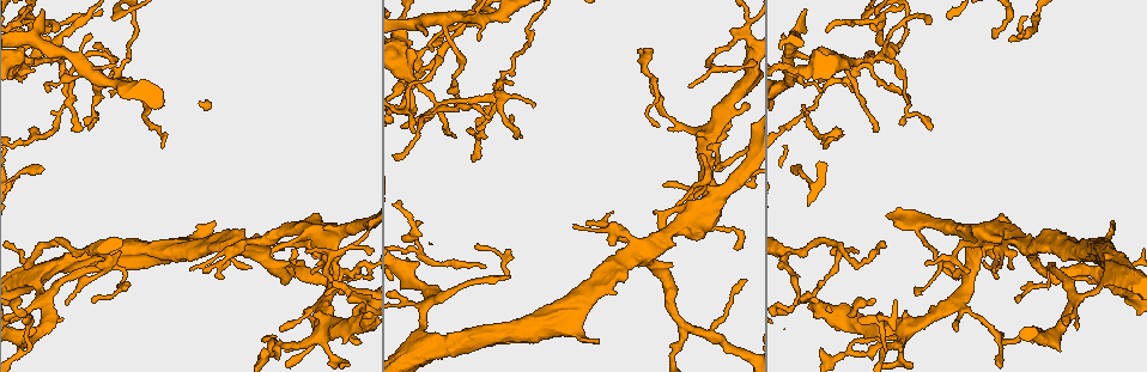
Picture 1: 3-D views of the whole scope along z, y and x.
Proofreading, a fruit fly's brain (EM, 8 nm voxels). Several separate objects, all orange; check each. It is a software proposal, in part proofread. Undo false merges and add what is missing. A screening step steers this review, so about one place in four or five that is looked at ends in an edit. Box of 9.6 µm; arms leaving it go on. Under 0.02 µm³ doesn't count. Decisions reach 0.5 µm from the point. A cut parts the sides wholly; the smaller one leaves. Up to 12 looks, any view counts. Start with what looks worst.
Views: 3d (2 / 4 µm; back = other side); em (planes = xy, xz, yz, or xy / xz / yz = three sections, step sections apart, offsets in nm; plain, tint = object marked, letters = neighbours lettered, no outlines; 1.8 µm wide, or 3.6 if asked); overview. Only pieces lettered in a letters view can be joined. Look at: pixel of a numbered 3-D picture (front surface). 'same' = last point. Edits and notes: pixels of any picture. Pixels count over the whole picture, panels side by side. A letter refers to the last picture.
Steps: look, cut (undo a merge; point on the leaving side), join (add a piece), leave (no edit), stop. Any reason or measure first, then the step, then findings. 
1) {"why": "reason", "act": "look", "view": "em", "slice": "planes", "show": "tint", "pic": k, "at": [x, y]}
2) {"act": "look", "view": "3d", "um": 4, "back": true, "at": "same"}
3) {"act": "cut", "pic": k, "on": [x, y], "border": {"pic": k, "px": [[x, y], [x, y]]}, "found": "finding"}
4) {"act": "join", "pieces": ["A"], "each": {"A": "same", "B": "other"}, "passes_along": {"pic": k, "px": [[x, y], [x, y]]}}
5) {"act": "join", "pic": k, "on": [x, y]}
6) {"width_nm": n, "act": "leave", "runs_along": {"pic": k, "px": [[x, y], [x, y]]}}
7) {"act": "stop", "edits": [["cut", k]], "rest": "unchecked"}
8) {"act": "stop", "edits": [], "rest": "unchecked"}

{"why": "abrupt turn", "act": "look", "view": "em", "slice": "planes", "show": "tint", "pic": 1, "at": [41, 295]}

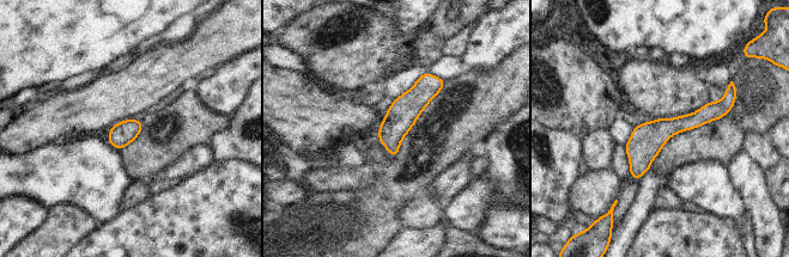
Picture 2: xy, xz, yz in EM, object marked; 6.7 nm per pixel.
{"why": "see the neighbours", "act": "look", "view": "em", "slice": "planes", "show": "letters", "at": "same"}

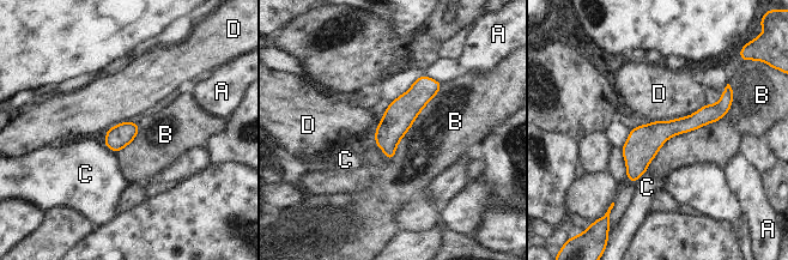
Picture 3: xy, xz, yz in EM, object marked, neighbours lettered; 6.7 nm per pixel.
{"width_nm": 160, "act": "leave", "each": {"A": "other", "B": "other", "C": "other", "D": "other"}, "border": {"pic": 3, "px": [[679, 116], [672, 120], [653, 121]]}, "found": "continuous, no second neuron"}

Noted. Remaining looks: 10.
{"why": "looks like a crossing", "act": "look", "view": "em", "slice": "xy", "step": 8, "show": "tint", "pic": 1, "at": [320, 328]}

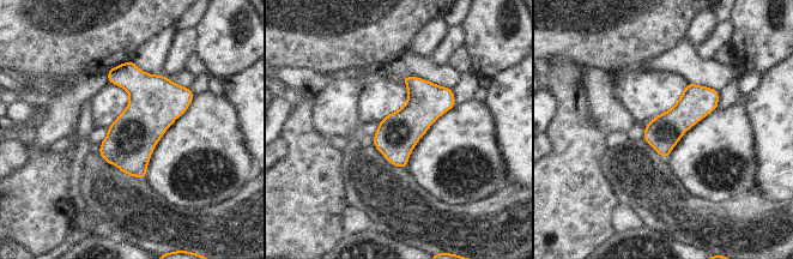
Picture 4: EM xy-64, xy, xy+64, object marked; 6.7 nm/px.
{"why": "another direction", "act": "look", "view": "em", "slice": "planes", "show": "letters", "at": "same"}

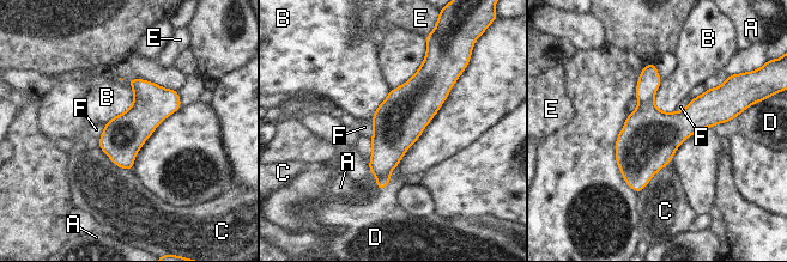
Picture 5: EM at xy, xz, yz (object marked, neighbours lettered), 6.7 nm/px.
{"act": "leave", "each": {"A": "other", "B": "other", "C": "other", "D": "other", "E": "other", "F": "other"}, "runs_along": {"pic": 5, "px": [[430, 67], [380, 186]]}, "found": "one neuron here"}

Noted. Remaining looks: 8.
{"why": "looks like a crossing", "act": "look", "view": "3d", "um": 2, "pic": 1, "at": [710, 205]}

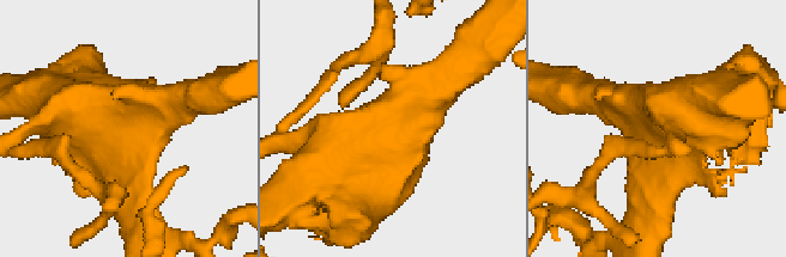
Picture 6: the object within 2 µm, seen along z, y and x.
{"act": "look", "view": "em", "slice": "planes", "show": "letters", "pic": 6, "at": [398, 129]}

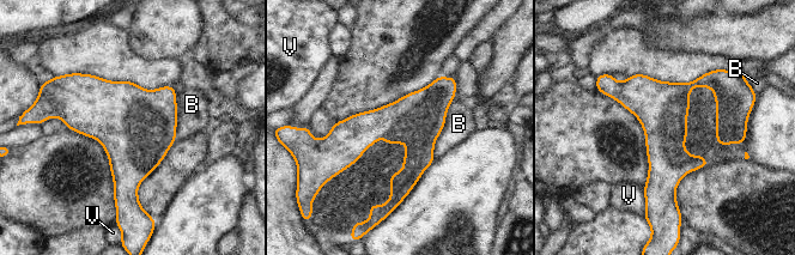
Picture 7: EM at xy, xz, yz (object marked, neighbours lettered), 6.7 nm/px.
{"width_nm": 360, "act": "leave", "each": {"B": "other", "V": "other"}, "runs_along": {"pic": 7, "px": [[606, 90], [711, 83], [740, 119]]}, "found": "one neuron here"}

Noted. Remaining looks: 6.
{"why": "three arms meet", "act": "look", "view": "3d", "um": 2, "pic": 1, "at": [807, 297]}

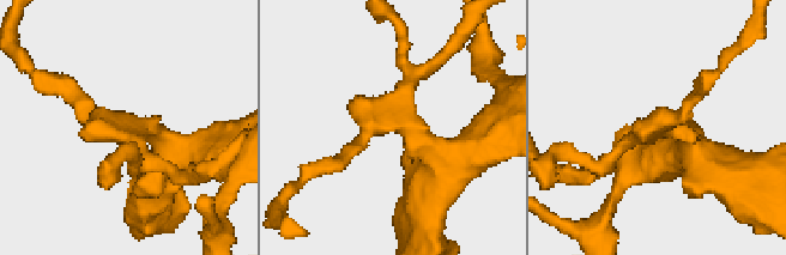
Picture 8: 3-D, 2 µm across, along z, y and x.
{"act": "look", "view": "em", "slice": "planes", "show": "letters", "pic": 8, "at": [659, 131]}

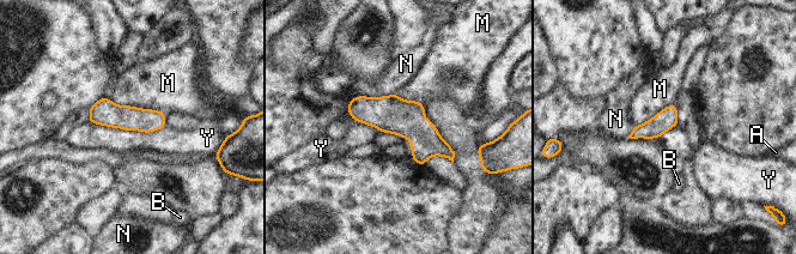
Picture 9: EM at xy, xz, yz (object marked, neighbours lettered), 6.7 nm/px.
{"act": "leave", "each": {"A": "other", "B": "other", "M": "other", "N": "other", "Y": "other"}, "runs_along": {"pic": 9, "px": [[351, 104], [403, 118], [451, 155]]}, "found": "continuous, no second neuron"}

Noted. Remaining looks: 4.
{"why": "thick turns thin", "act": "look", "view": "em", "slice": "planes", "show": "letters", "pic": 1, "at": [799, 69]}

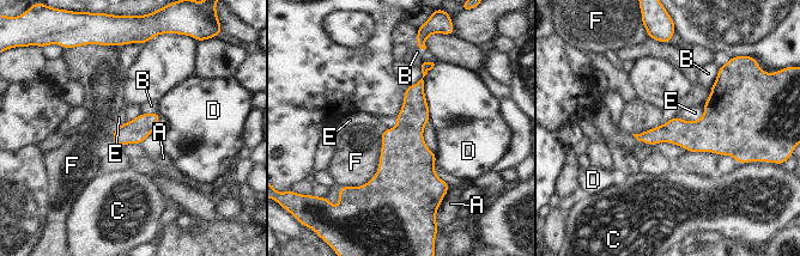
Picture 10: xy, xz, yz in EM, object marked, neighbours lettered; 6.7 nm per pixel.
{"act": "leave", "each": {"A": "other", "B": "other", "C": "other", "D": "other", "E": "other", "F": "other"}, "border": {"pic": 10, "px": [[704, 103], [697, 120], [676, 116]]}, "found": "one neuron here"}

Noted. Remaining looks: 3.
{"act": "stop", "edits": [], "rest": "unchecked"}

